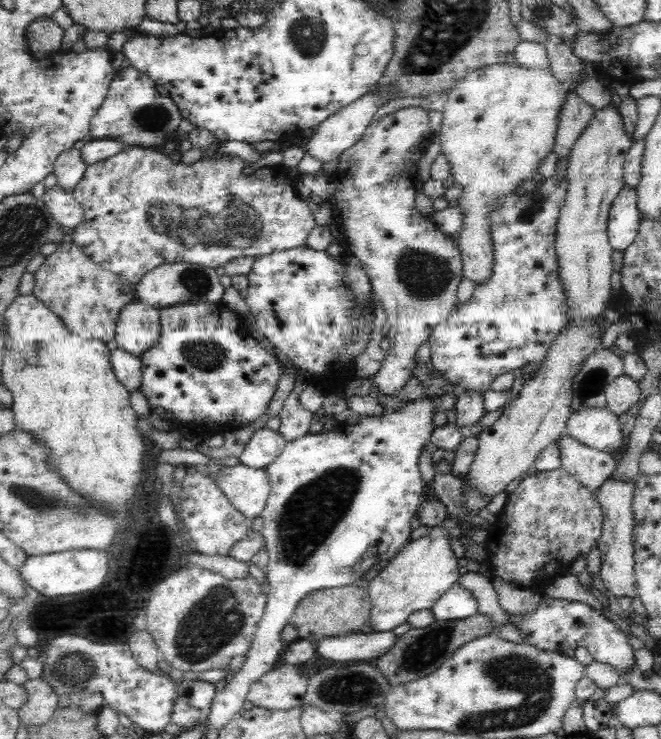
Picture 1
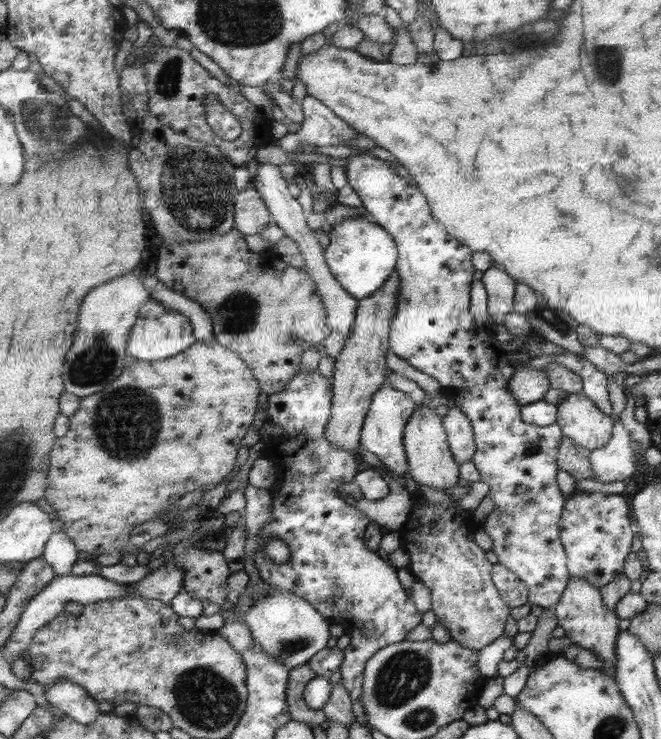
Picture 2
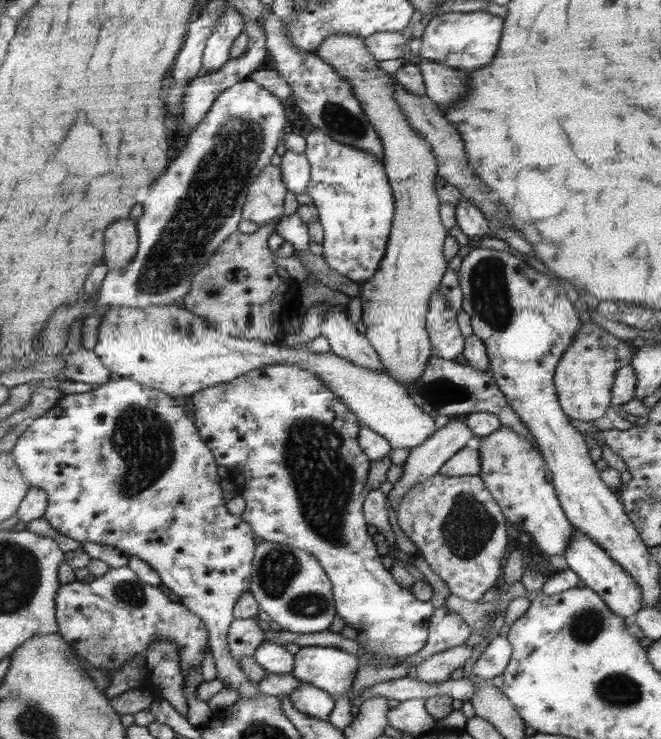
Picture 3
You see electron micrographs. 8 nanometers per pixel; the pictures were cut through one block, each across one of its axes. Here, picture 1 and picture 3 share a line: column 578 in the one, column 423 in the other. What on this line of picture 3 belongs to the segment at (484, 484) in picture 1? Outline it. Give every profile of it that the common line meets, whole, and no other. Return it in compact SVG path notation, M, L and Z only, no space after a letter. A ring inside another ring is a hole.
M325 36L325 40L315 51L317 57L327 61L337 74L348 80L353 86L363 111L367 115L369 123L378 133L384 146L384 171L387 173L388 183L391 185L392 196L395 198L395 218L392 219L391 234L388 236L387 250L380 260L380 266L371 279L360 284L359 296L362 306L362 323L366 326L364 334L368 342L379 354L380 363L385 372L396 380L401 386L413 384L419 379L427 366L431 353L431 341L428 339L425 319L428 314L428 304L431 295L440 287L441 276L445 272L445 258L443 258L443 240L445 240L445 228L439 220L439 200L433 190L435 182L435 170L438 164L428 146L428 142L405 120L405 115L396 101L393 90L393 77L385 74L377 68L377 61L365 48L363 38L359 36Z

